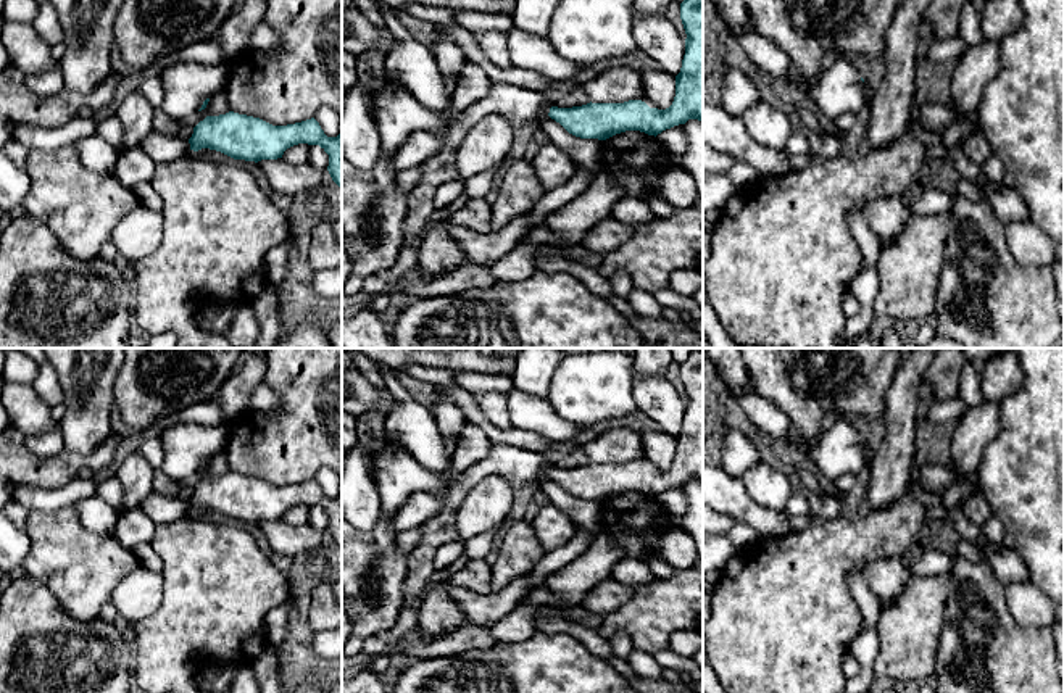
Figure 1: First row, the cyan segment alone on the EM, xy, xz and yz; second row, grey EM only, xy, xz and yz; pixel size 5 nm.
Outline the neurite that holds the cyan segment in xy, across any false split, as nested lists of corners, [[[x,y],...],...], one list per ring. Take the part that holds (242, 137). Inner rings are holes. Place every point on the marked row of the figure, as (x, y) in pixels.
[[[229,111],[206,116],[193,127],[189,140],[152,131],[140,143],[156,164],[185,156],[190,150],[210,148],[234,160],[261,161],[282,158],[293,145],[319,145],[329,155],[327,171],[342,189],[342,134],[327,137],[311,118],[287,126],[272,126],[260,118]]]

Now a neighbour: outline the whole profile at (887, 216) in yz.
[[[887,195],[871,201],[861,213],[880,245],[892,245],[911,219],[911,201],[903,195]]]

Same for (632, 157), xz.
[[[626,131],[603,140],[603,172],[619,181],[624,197],[637,197],[643,201],[661,198],[650,181],[671,166],[655,135]]]

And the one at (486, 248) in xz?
[[[519,216],[498,230],[476,232],[461,226],[453,226],[451,234],[458,242],[468,263],[493,266],[509,255],[529,234],[529,218]]]

